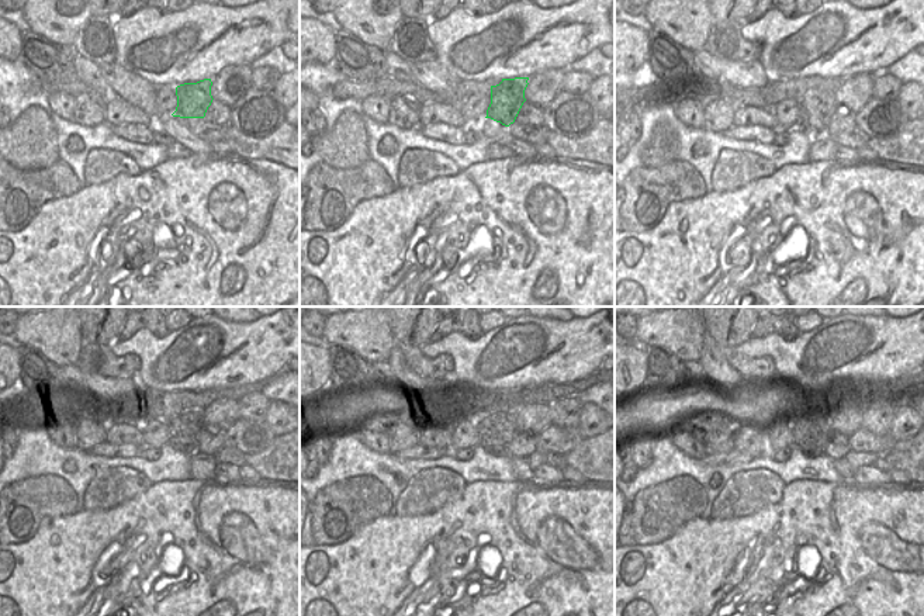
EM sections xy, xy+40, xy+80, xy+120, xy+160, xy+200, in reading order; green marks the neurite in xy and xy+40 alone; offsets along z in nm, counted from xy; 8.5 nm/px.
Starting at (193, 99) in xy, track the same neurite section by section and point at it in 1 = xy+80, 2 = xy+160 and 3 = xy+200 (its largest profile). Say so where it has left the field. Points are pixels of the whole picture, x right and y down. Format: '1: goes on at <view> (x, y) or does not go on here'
1: goes on at xy+80 (817, 107)
2: goes on at xy+160 (497, 429)
3: goes on at xy+200 (810, 433)

